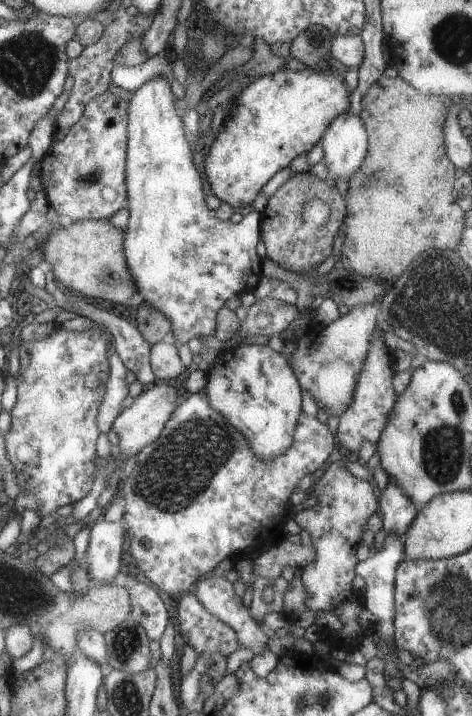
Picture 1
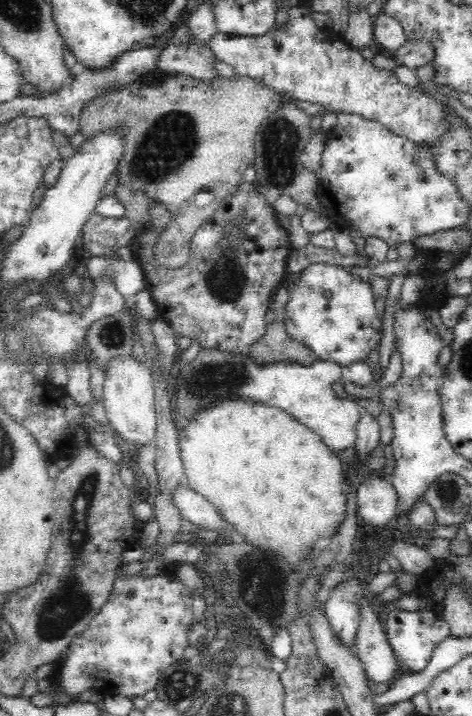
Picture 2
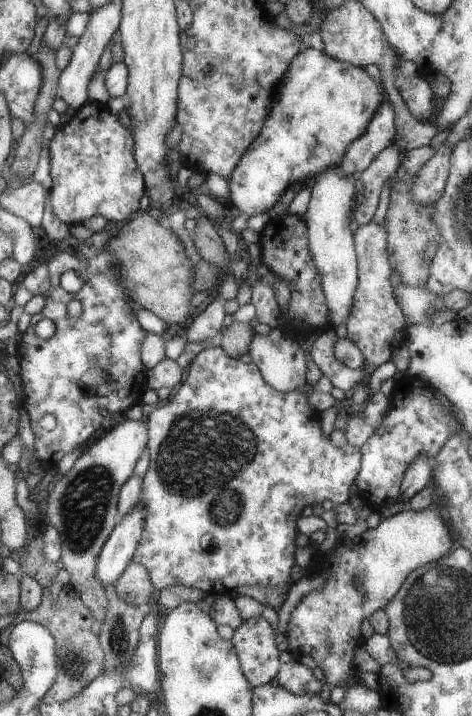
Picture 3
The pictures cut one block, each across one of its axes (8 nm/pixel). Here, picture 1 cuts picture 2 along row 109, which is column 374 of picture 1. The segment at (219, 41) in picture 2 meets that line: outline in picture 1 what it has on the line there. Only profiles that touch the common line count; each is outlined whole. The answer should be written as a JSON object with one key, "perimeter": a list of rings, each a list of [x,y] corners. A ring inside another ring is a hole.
{"perimeter":[[[379,328],[372,331],[369,338],[367,357],[364,359],[363,368],[356,381],[355,393],[352,395],[352,403],[338,418],[337,441],[345,447],[344,452],[358,450],[362,441],[371,442],[373,445],[379,441],[385,426],[387,412],[393,406],[393,388],[391,388],[391,356],[381,340]]]}

